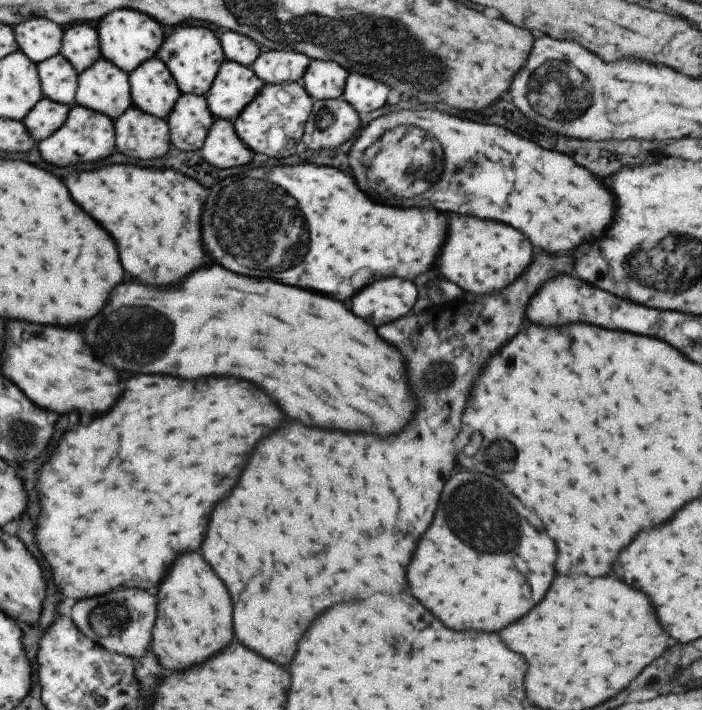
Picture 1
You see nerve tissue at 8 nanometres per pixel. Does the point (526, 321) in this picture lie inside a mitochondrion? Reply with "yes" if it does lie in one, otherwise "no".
no

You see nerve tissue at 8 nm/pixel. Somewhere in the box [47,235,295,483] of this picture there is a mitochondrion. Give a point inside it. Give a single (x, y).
(142, 334)

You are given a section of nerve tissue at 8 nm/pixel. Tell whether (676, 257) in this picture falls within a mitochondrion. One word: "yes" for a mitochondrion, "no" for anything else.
yes

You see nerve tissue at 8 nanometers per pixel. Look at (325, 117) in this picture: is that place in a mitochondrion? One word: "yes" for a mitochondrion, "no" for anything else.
yes

